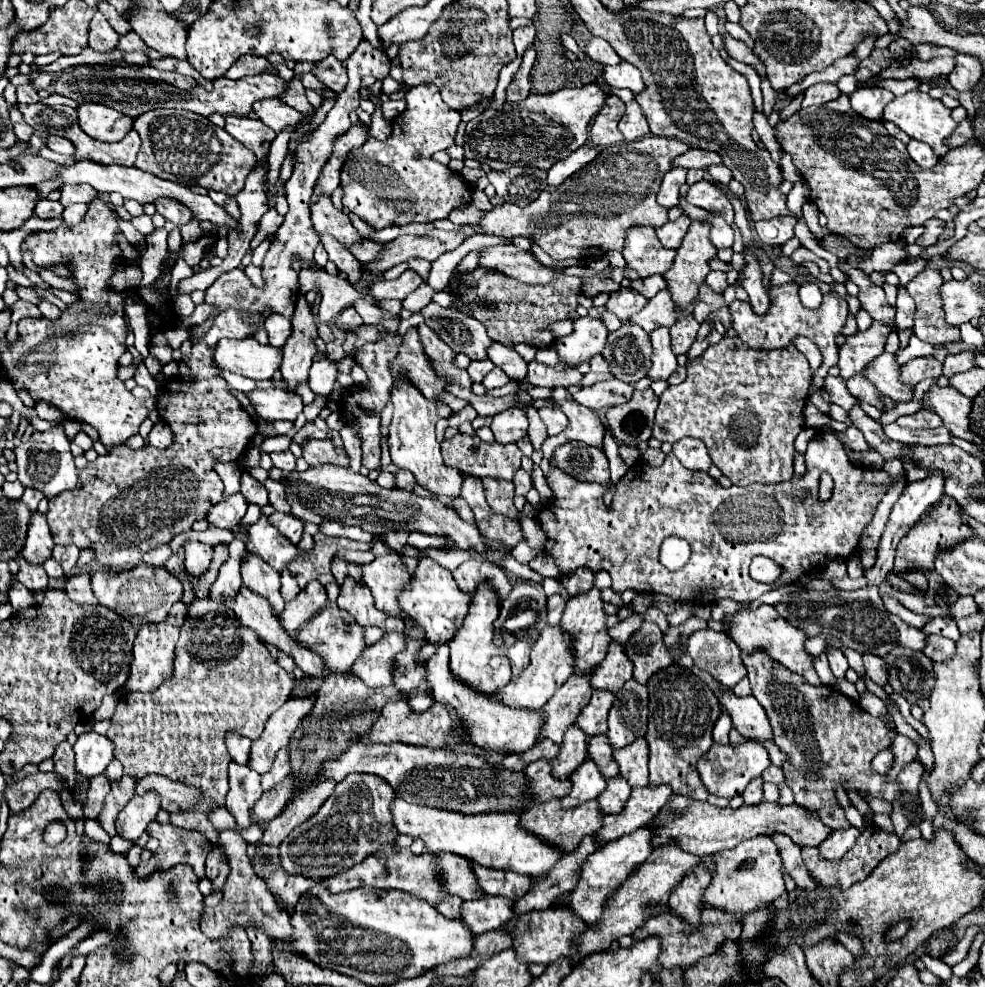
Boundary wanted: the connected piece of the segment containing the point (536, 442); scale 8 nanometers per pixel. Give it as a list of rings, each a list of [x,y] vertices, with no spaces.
[[[530,409],[528,413],[530,413],[530,415],[528,415],[528,417],[530,417],[528,437],[530,437],[532,445],[534,445],[534,449],[540,451],[540,449],[542,449],[542,443],[548,439],[548,433],[546,433],[546,429],[544,429],[544,421],[540,421],[538,411],[536,411],[536,409]]]

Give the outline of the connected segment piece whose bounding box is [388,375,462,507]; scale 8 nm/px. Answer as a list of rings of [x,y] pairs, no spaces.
[[[398,375],[394,379],[392,391],[390,391],[390,401],[394,405],[394,415],[392,415],[392,423],[390,423],[390,455],[392,455],[392,463],[398,465],[400,469],[408,469],[414,473],[416,481],[424,487],[428,487],[430,491],[438,493],[438,501],[442,501],[444,505],[450,505],[450,497],[460,493],[462,487],[462,475],[456,469],[448,469],[442,461],[442,453],[440,453],[440,443],[436,439],[434,433],[434,425],[438,419],[450,417],[452,409],[448,405],[442,403],[432,403],[428,401],[408,379],[404,379],[402,375]]]

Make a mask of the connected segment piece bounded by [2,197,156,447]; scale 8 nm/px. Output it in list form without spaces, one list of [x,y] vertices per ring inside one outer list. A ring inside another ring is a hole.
[[[100,197],[88,205],[88,213],[76,227],[58,227],[54,231],[38,231],[30,233],[24,239],[23,250],[32,251],[32,261],[36,265],[56,267],[56,265],[68,265],[70,279],[76,283],[78,301],[70,303],[64,313],[58,319],[46,319],[46,317],[28,317],[20,319],[18,333],[22,341],[12,343],[8,349],[2,351],[2,367],[8,373],[8,379],[16,389],[26,387],[30,395],[38,401],[46,401],[60,409],[68,419],[82,421],[92,425],[100,441],[104,445],[122,445],[132,435],[138,433],[140,423],[148,417],[148,411],[156,407],[154,401],[136,398],[124,386],[124,382],[116,379],[118,371],[118,359],[126,349],[126,337],[128,337],[128,323],[124,313],[124,295],[120,291],[110,289],[110,279],[116,273],[116,261],[124,259],[120,245],[116,243],[116,235],[120,235],[120,217],[116,211],[112,211]]]

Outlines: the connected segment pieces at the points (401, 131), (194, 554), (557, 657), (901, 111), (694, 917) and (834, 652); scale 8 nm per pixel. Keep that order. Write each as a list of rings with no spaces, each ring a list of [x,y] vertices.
[[[436,85],[408,89],[406,101],[406,111],[392,121],[390,137],[386,141],[368,139],[362,147],[352,149],[340,171],[340,185],[344,189],[342,205],[374,229],[446,219],[462,201],[470,201],[470,187],[466,187],[456,173],[432,157],[418,157],[418,145],[430,145],[424,131],[452,131],[454,145],[454,135],[462,121],[460,113],[444,105]]]
[[[188,541],[184,545],[184,567],[188,575],[202,575],[212,561],[212,547],[200,541]]]
[[[560,625],[544,627],[532,647],[530,665],[518,675],[512,677],[506,687],[498,691],[498,699],[510,707],[526,707],[526,709],[542,709],[554,691],[572,675],[572,653],[568,649],[568,633],[562,633]]]
[[[920,89],[908,91],[902,97],[894,97],[886,107],[884,107],[884,121],[890,121],[894,125],[898,125],[904,133],[908,133],[912,139],[924,141],[928,143],[934,153],[938,157],[944,157],[946,147],[944,147],[944,139],[956,129],[956,121],[950,117],[950,109],[944,107],[944,103],[940,99],[932,99],[928,93],[922,93]]]
[[[698,867],[694,873],[686,875],[682,879],[682,883],[672,891],[670,895],[670,909],[682,917],[684,921],[688,921],[690,925],[696,925],[696,921],[700,921],[702,909],[700,909],[700,897],[704,893],[704,887],[710,885],[710,873],[702,867]]]
[[[830,649],[828,661],[830,661],[832,673],[834,673],[838,679],[842,679],[842,677],[846,675],[846,671],[850,669],[850,665],[848,665],[848,661],[846,661],[846,657],[844,657],[844,653],[842,653],[840,649]]]

